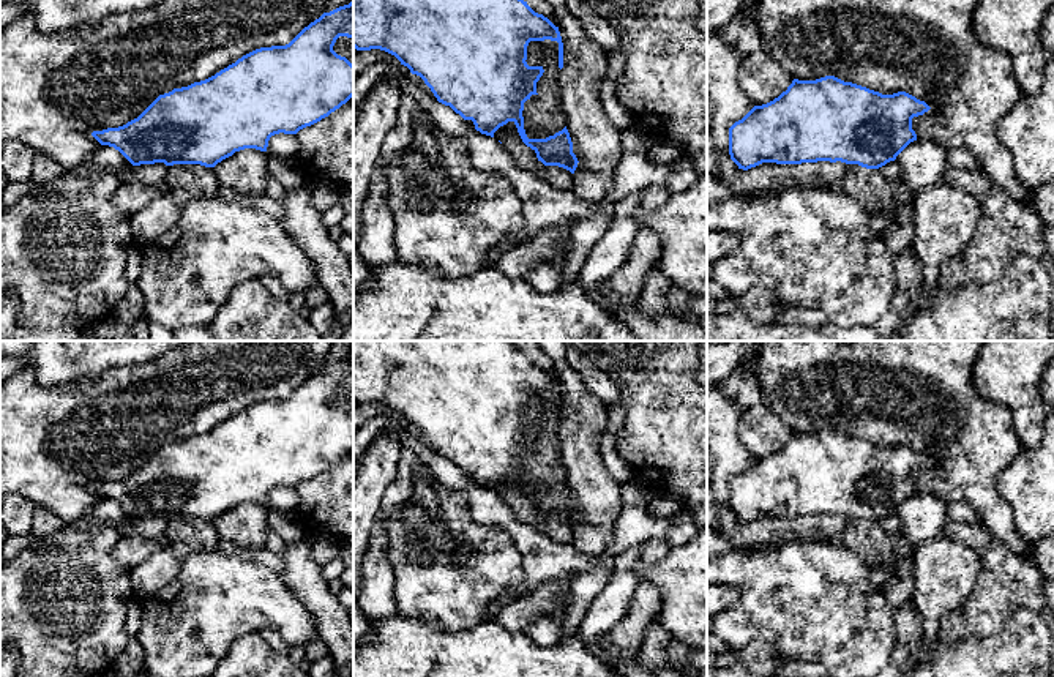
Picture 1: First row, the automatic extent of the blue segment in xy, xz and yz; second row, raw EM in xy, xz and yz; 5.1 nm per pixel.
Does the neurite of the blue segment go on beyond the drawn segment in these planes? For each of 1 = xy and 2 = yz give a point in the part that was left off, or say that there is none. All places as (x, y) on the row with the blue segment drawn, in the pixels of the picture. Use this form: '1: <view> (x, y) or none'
1: none
2: none

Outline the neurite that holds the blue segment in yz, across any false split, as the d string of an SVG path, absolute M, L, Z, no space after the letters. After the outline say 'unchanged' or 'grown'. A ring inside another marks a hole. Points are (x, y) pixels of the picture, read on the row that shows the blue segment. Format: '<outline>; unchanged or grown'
M835 76L816 80L794 79L778 98L754 106L729 128L729 155L743 170L762 163L802 164L817 161L841 161L879 169L895 161L910 142L917 140L912 118L929 109L925 101L906 92L882 95Z; unchanged

